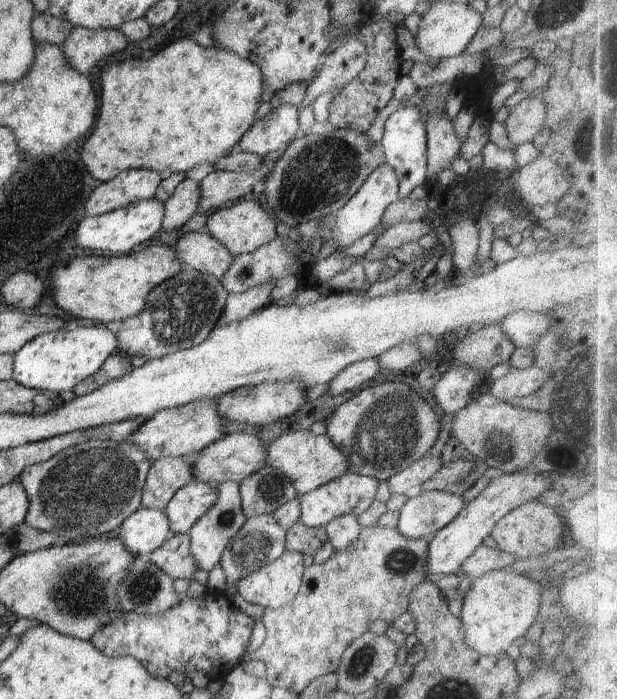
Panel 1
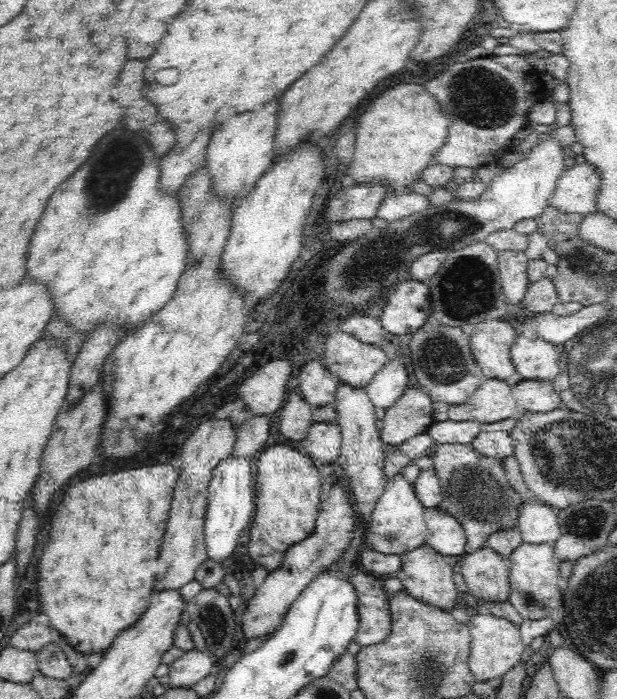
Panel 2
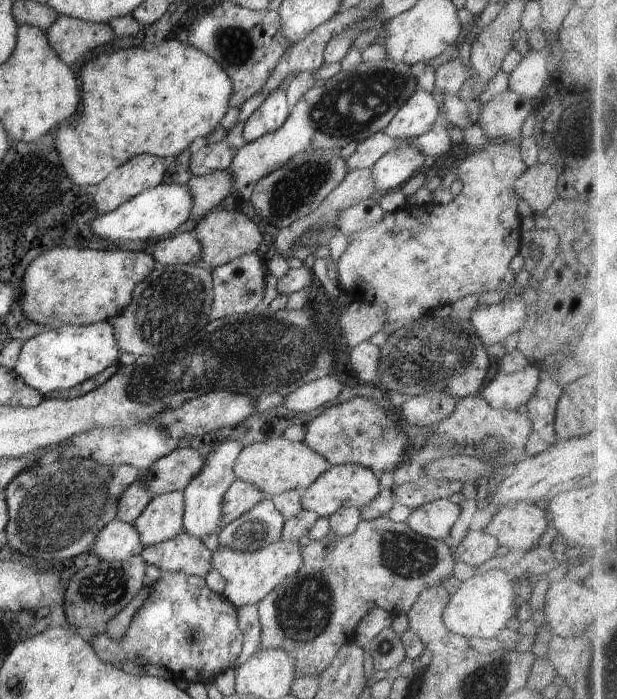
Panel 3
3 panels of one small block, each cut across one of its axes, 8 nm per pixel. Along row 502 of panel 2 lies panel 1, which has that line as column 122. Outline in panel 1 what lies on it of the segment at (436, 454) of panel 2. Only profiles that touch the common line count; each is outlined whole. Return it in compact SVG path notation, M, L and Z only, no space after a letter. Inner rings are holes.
M88 439L46 462L26 467L17 478L30 501L24 523L66 539L64 544L118 530L126 517L143 506L141 494L151 463L130 440Z

